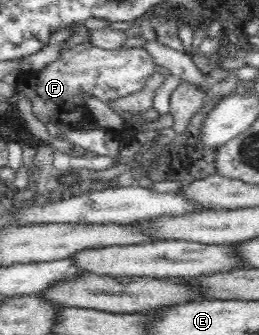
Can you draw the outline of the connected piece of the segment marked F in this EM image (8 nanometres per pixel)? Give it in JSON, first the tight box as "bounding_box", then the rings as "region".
{"bounding_box":[16,42,156,133],"region":[[[86,42],[62,49],[56,60],[43,69],[31,75],[22,75],[16,88],[29,97],[34,116],[42,123],[53,124],[60,133],[67,130],[82,132],[94,120],[82,99],[84,94],[92,94],[100,102],[112,102],[140,92],[155,72],[156,61],[144,47],[108,50]]]}

